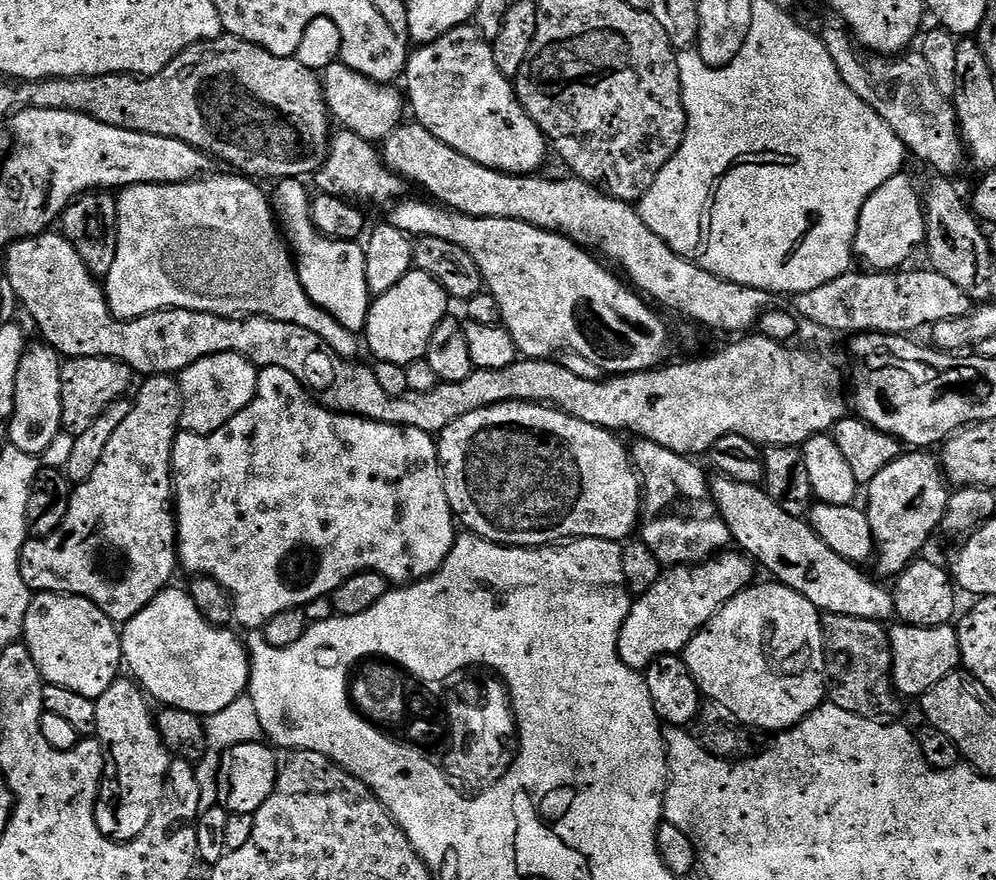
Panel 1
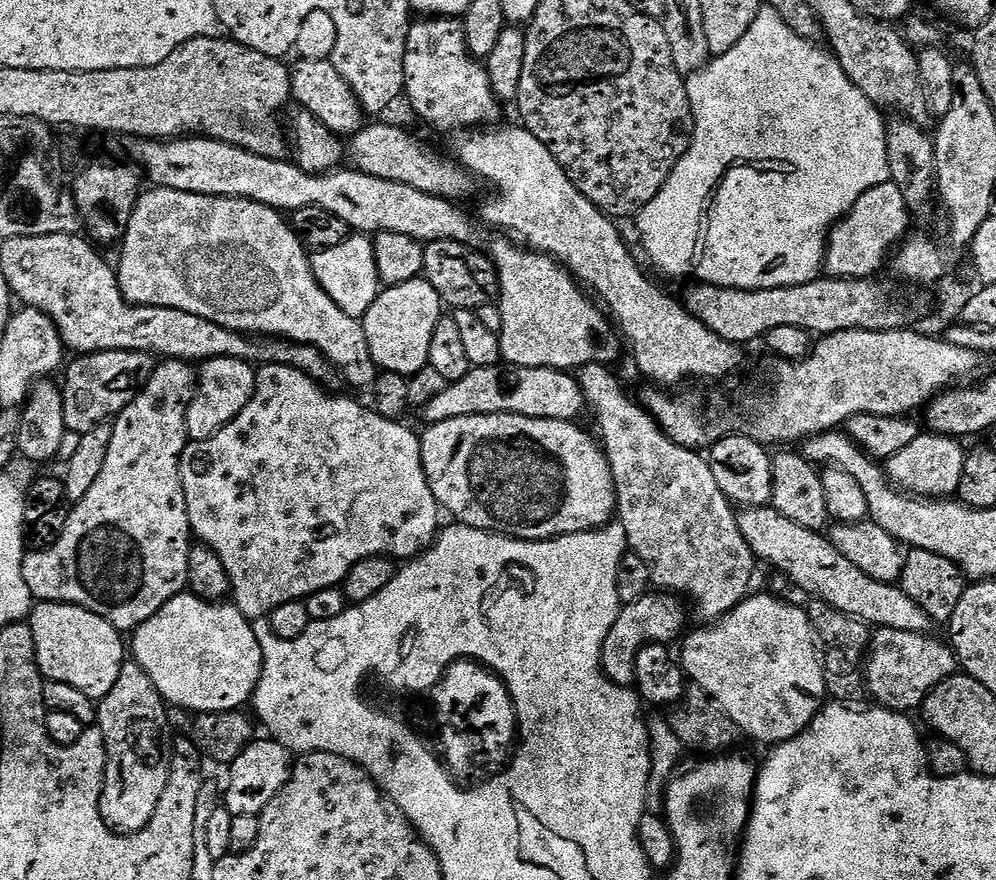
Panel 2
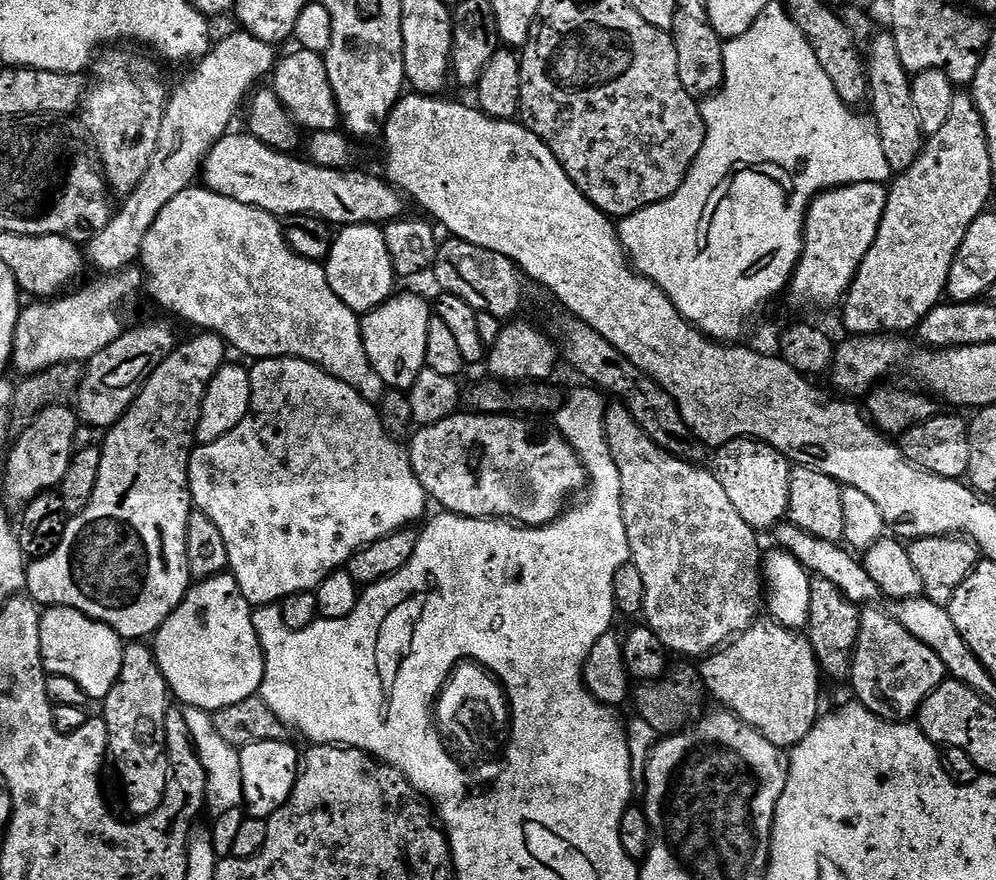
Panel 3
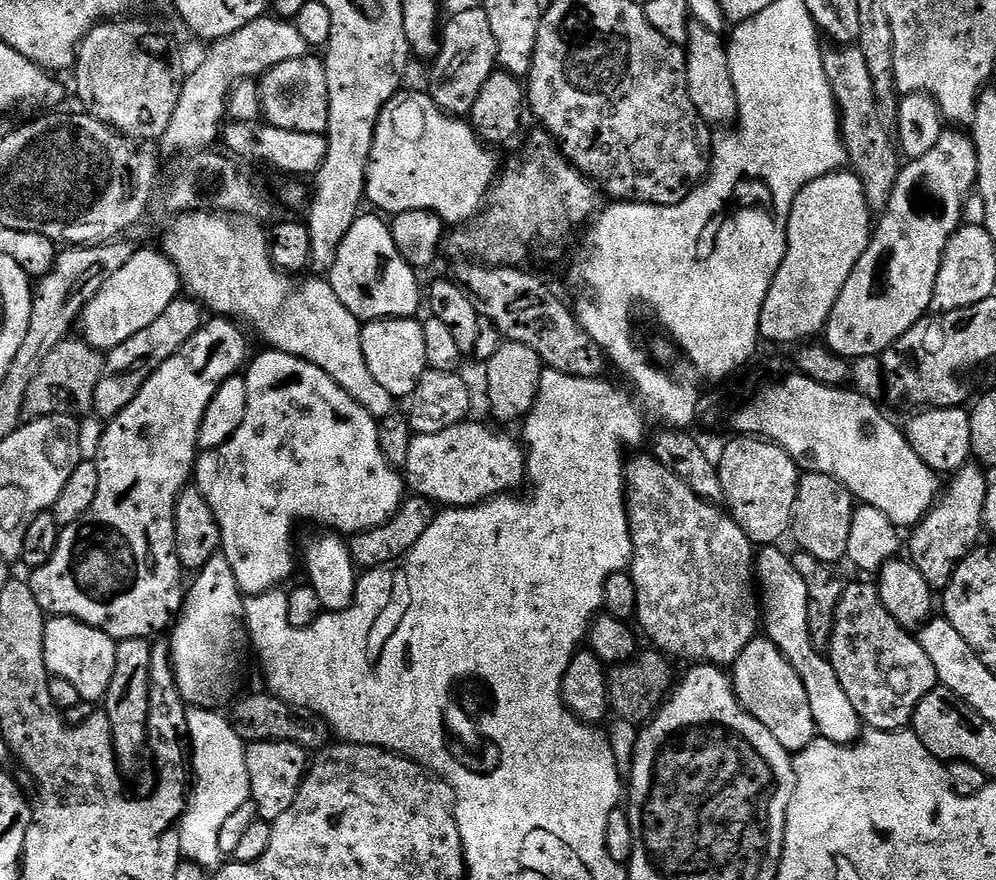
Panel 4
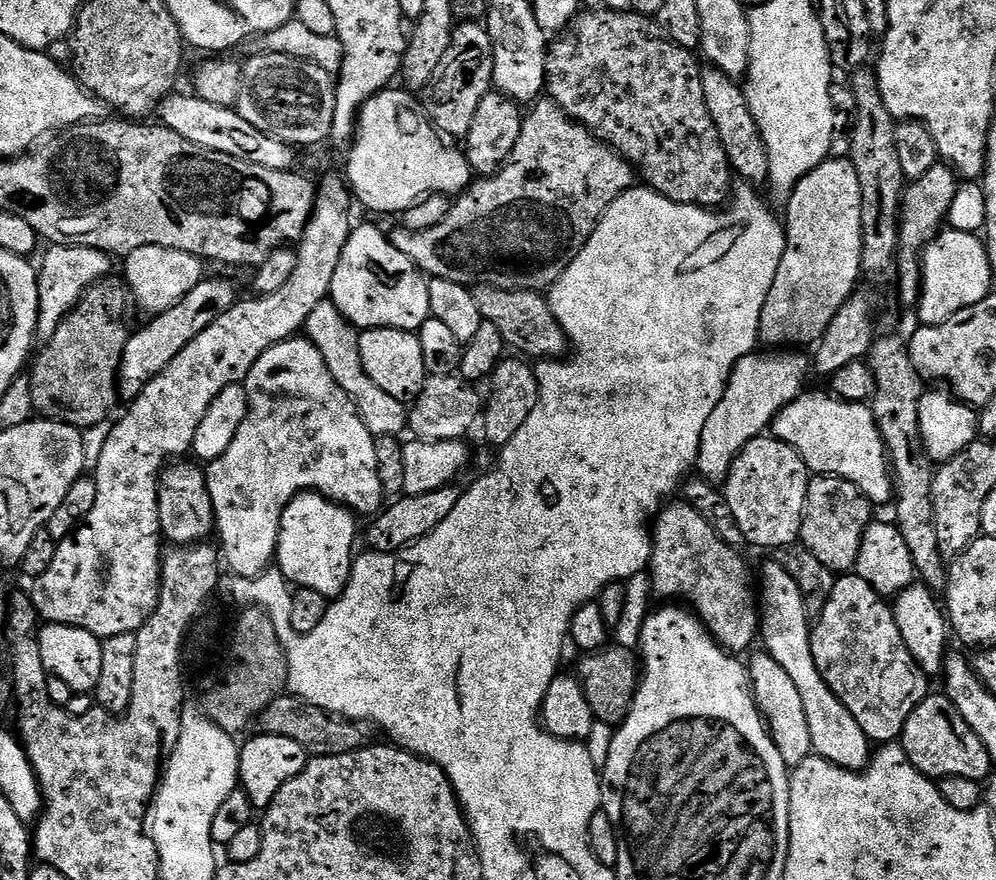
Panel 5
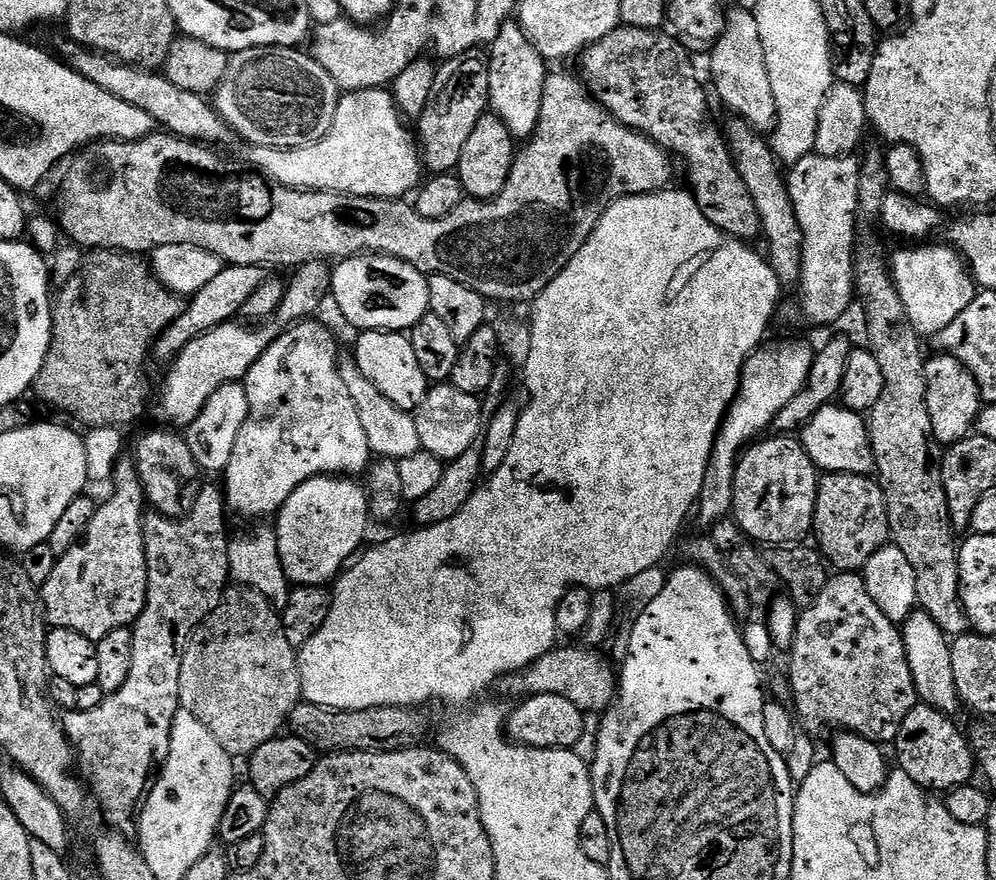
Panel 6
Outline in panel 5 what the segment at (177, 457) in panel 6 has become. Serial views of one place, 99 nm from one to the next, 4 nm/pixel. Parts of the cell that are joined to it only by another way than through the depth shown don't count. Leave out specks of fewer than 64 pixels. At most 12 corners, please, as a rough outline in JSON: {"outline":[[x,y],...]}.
{"outline":[[169,463],[158,486],[160,534],[172,546],[216,532],[208,473]]}

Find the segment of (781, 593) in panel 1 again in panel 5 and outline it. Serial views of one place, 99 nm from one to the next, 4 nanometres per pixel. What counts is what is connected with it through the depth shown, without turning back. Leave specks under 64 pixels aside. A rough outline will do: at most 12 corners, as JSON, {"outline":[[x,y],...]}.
{"outline":[[760,653],[752,697],[789,769],[813,755],[793,679]]}

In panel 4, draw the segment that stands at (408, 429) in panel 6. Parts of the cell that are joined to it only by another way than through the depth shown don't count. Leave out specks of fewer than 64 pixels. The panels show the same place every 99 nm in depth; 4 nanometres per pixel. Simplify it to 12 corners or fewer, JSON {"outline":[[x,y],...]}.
{"outline":[[184,210],[162,251],[183,291],[318,366],[371,416],[362,321],[327,279],[273,262],[269,233]]}

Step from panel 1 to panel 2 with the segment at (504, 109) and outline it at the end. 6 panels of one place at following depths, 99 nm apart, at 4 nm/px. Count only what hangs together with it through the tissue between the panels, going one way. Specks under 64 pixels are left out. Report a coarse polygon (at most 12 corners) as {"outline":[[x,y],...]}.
{"outline":[[464,21],[409,23],[404,90],[444,132],[492,126],[501,101]]}

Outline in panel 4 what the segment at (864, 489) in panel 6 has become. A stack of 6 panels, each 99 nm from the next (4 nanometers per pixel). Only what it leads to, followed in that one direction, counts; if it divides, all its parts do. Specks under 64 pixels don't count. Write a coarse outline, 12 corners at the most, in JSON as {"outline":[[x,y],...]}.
{"outline":[[804,472],[795,547],[836,566],[858,501],[833,476]]}

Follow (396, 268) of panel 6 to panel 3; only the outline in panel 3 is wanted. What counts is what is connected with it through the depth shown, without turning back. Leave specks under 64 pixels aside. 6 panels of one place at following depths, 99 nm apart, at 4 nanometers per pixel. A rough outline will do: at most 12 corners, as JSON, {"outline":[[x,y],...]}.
{"outline":[[383,227],[339,229],[328,281],[357,314],[398,283]]}

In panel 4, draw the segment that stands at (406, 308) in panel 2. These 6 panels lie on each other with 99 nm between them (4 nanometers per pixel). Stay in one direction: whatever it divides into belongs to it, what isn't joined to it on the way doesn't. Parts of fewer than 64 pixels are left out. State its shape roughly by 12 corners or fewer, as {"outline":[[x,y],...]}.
{"outline":[[419,319],[361,327],[370,374],[397,398],[429,371]]}

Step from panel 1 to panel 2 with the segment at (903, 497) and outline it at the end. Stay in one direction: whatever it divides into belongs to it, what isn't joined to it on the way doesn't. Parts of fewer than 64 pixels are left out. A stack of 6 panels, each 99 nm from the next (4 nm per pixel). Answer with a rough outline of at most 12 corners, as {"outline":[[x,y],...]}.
{"outline":[[925,431],[886,461],[901,493],[952,498],[966,448]]}

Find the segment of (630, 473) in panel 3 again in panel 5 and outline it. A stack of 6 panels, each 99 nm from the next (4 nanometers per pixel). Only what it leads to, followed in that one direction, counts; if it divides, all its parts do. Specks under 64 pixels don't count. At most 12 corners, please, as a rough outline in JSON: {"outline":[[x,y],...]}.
{"outline":[[676,498],[652,529],[652,588],[722,648],[757,643],[743,551]]}

